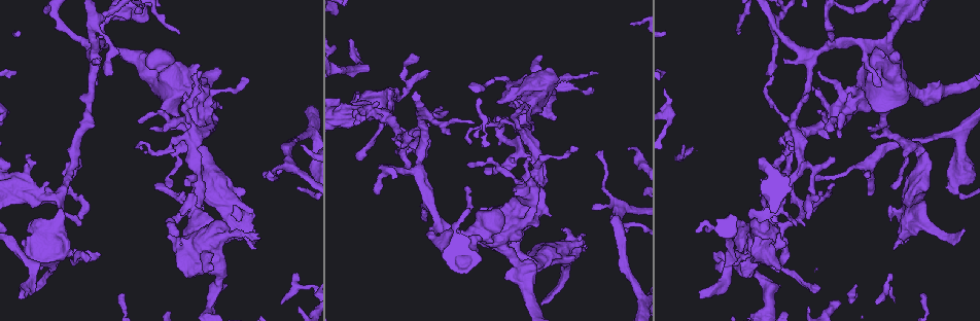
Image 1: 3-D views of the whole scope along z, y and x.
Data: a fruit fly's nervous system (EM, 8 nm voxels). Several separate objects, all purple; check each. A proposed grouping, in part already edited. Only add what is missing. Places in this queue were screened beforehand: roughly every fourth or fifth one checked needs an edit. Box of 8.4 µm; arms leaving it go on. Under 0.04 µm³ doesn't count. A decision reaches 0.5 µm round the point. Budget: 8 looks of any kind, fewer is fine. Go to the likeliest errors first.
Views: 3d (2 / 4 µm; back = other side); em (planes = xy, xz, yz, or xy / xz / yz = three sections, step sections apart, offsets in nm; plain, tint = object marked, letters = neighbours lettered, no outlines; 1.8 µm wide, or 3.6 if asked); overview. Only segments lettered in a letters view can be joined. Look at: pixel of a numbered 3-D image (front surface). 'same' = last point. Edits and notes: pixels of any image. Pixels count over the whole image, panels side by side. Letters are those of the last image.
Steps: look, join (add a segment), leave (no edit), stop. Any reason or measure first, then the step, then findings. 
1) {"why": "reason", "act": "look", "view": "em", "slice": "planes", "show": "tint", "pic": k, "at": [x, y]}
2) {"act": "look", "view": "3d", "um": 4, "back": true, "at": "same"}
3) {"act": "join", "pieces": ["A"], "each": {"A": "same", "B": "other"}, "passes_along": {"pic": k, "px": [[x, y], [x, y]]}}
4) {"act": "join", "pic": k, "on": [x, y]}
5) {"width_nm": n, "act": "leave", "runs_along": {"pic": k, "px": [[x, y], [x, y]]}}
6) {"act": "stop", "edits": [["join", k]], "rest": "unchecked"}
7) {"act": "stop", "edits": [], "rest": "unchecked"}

{"why": "sharp bend", "act": "look", "view": "em", "slice": "xy", "step": 16, "show": "tint", "pic": 1, "at": [618, 207]}

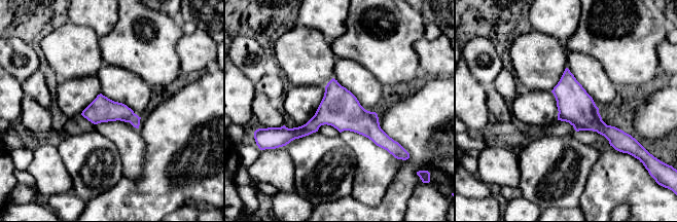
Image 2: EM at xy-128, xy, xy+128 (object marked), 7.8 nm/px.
{"why": "cut it another way", "act": "look", "view": "em", "slice": "planes", "show": "letters", "at": "same"}

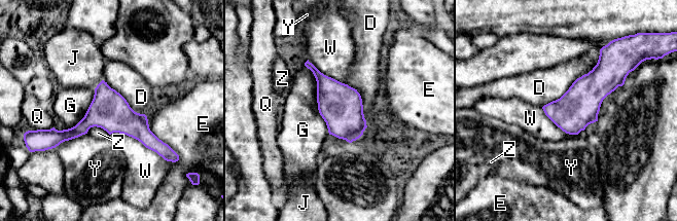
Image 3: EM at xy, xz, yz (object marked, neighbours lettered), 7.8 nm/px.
{"width_nm": 300, "act": "leave", "each": {"D": "other", "E": "other", "G": "other", "J": "other", "Q": "other", "W": "other", "Y": "other", "Z": "other"}, "runs_along": {"pic": 3, "px": [[57, 141], [90, 120], [126, 120], [159, 144]]}, "found": "no lettered segment goes on from it"}

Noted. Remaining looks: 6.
{"why": "an open end", "act": "look", "view": "3d", "um": 4, "pic": 1, "at": [521, 101]}

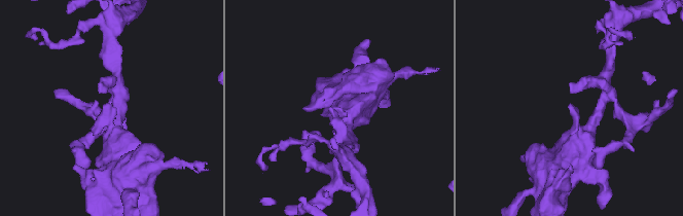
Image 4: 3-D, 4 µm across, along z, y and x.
{"act": "look", "view": "em", "slice": "yz", "step": 8, "show": "tint", "pic": 4, "at": [340, 108]}

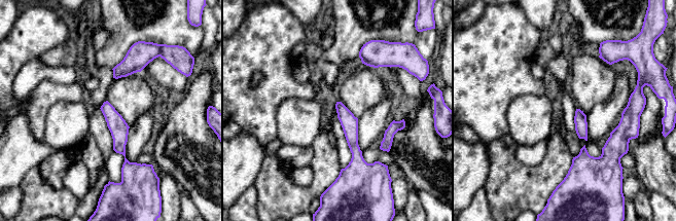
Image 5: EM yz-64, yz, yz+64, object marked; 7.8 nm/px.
{"act": "look", "view": "em", "slice": "planes", "show": "letters", "at": "same"}

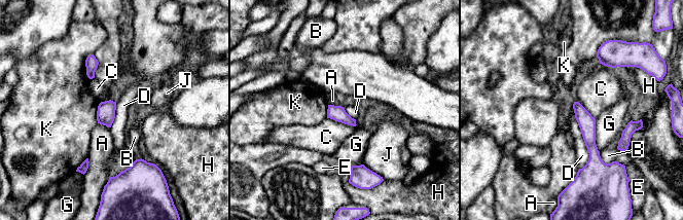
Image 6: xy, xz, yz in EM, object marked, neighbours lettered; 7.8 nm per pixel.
{"act": "leave", "each": {"A": "other", "B": "other", "C": "other", "D": "other", "E": "other", "G": "other", "H": "other", "J": "other", "K": "other"}, "found": "none of them fits"}

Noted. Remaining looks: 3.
{"why": "sharp bend", "act": "look", "view": "3d", "um": 4, "pic": 1, "at": [178, 94]}

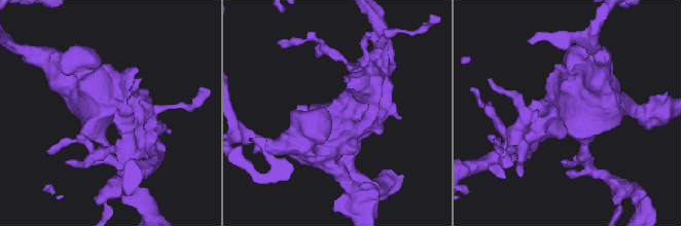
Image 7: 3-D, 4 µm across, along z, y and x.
{"why": "now the EM", "act": "look", "view": "em", "um": 3.6, "slice": "xz", "step": 4, "show": "tint", "pic": 7, "at": [105, 109]}

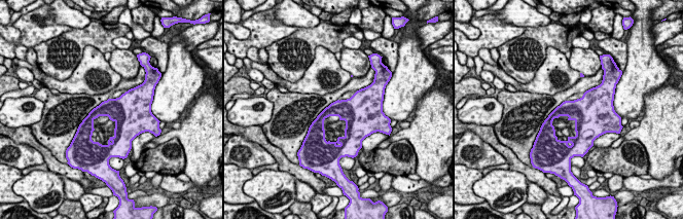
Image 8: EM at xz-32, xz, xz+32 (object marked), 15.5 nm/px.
{"act": "look", "view": "em", "um": 3.6, "slice": "planes", "show": "letters", "at": "same"}

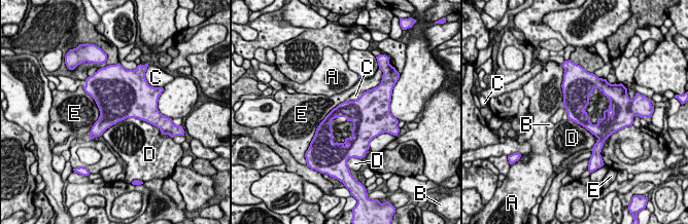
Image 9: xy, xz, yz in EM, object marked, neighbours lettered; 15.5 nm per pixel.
{"width_nm": 360, "act": "leave", "each": {"A": "other", "B": "other", "C": "other", "D": "other", "E": "other"}, "border": {"pic": 9, "px": [[86, 91], [99, 111], [90, 131]]}, "found": "none of them fits"}

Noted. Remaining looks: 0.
{"act": "stop", "edits": [], "rest": "unchecked"}

